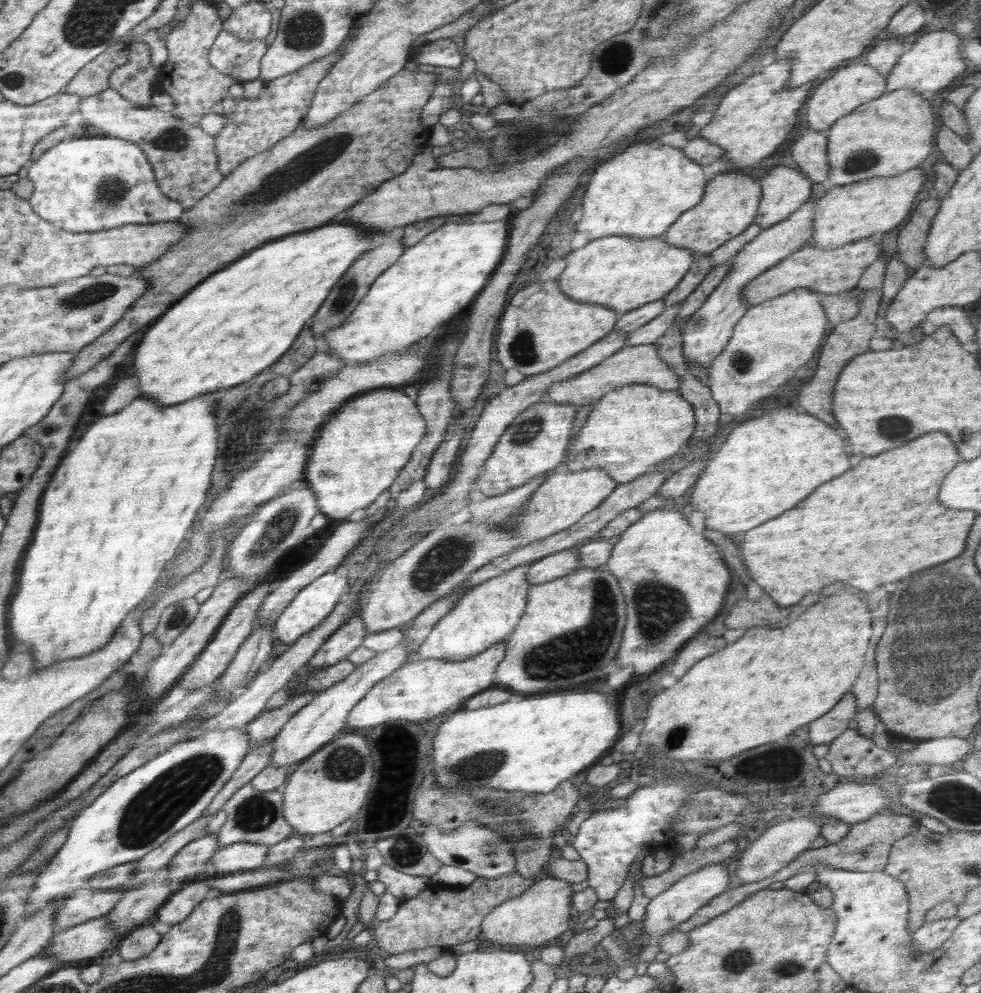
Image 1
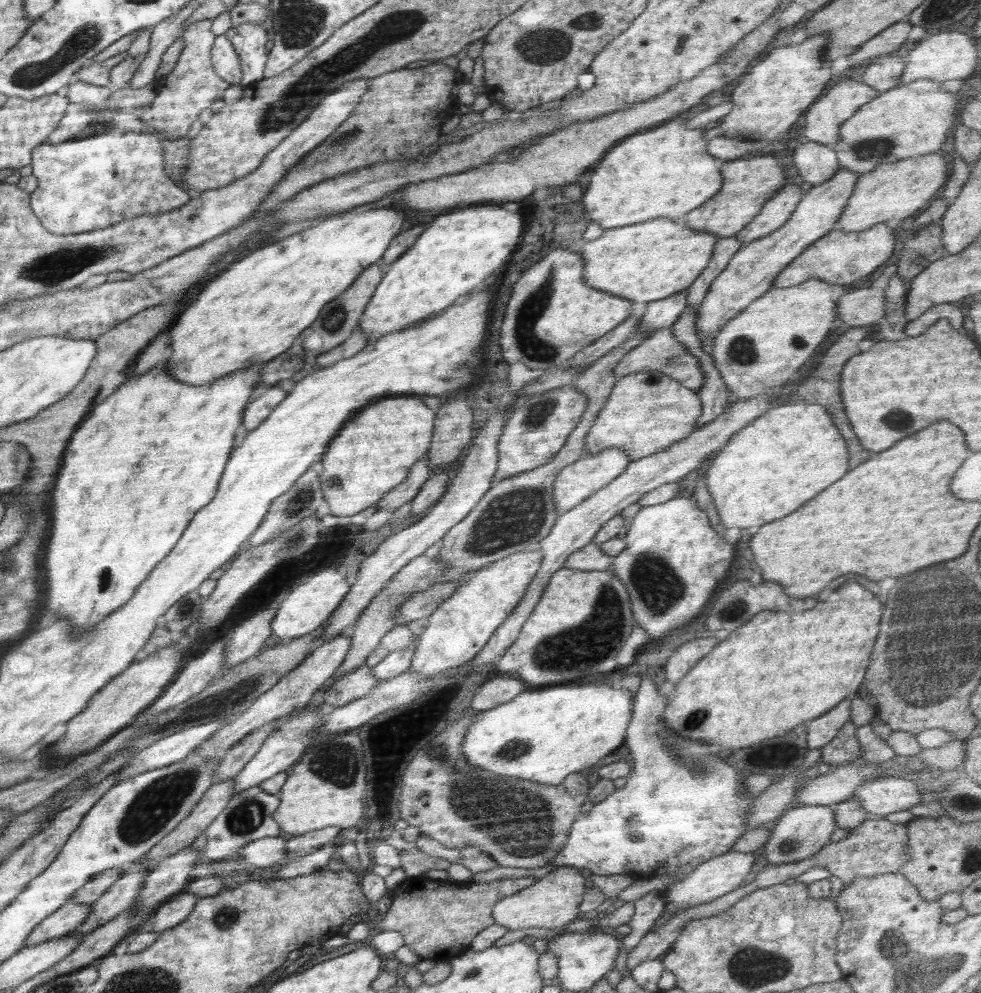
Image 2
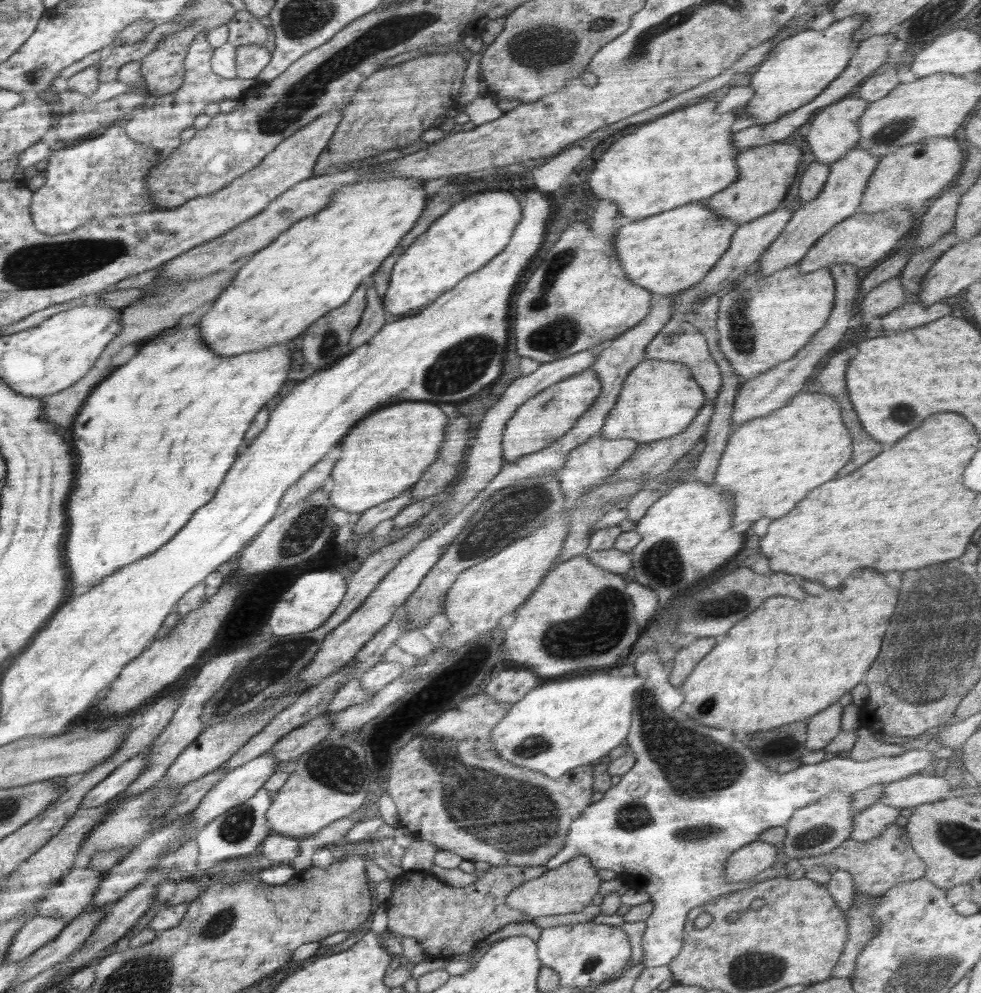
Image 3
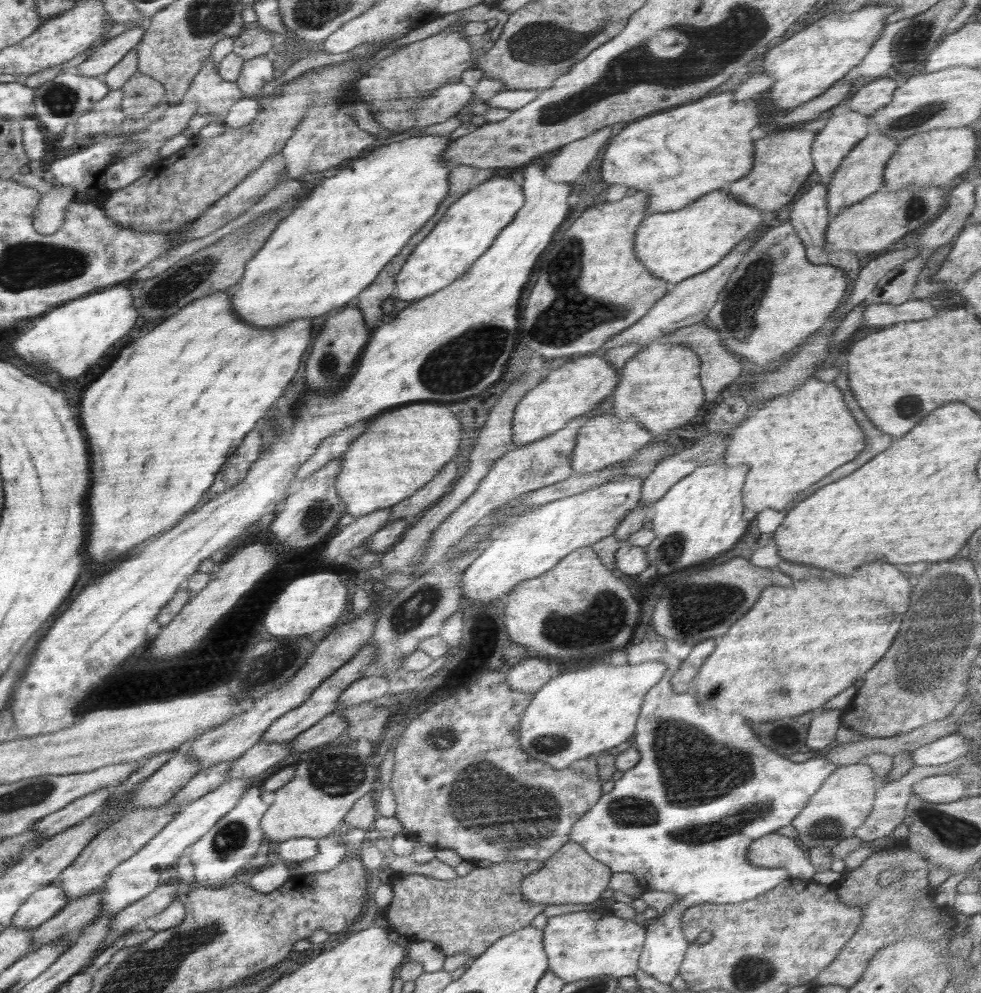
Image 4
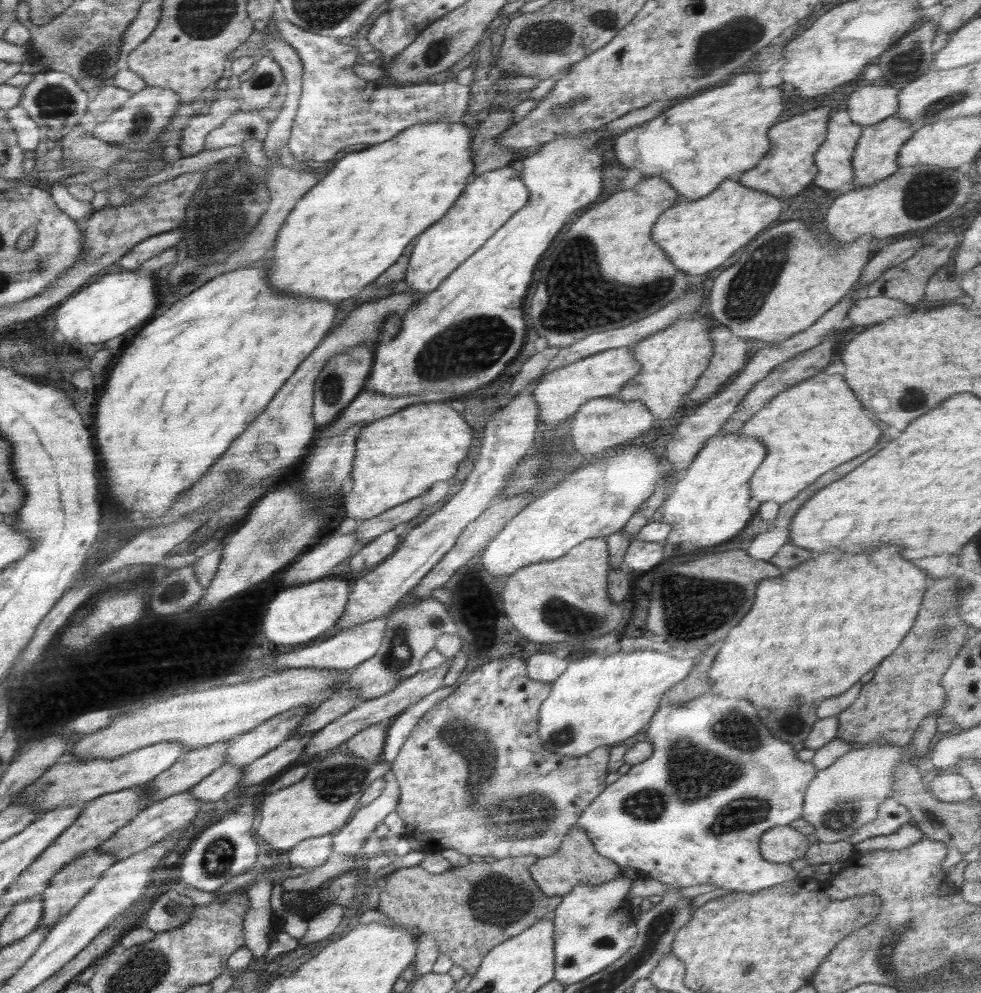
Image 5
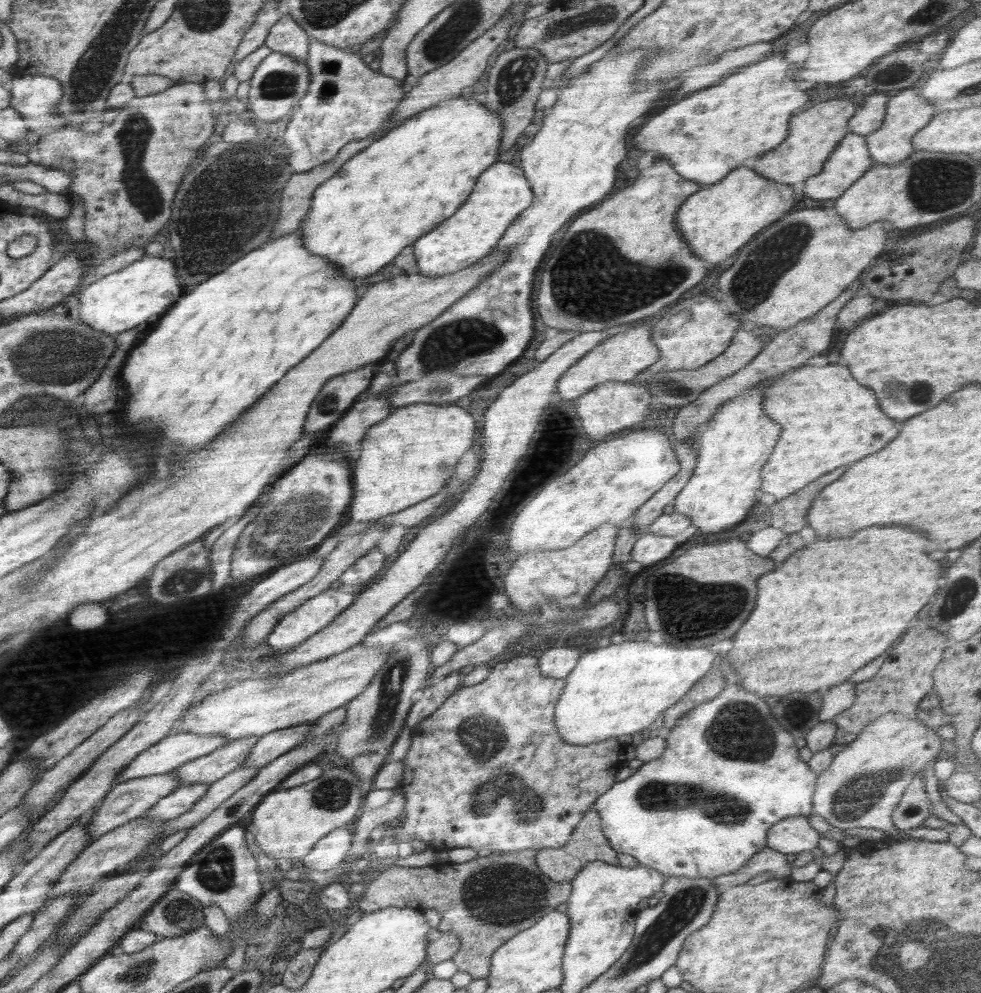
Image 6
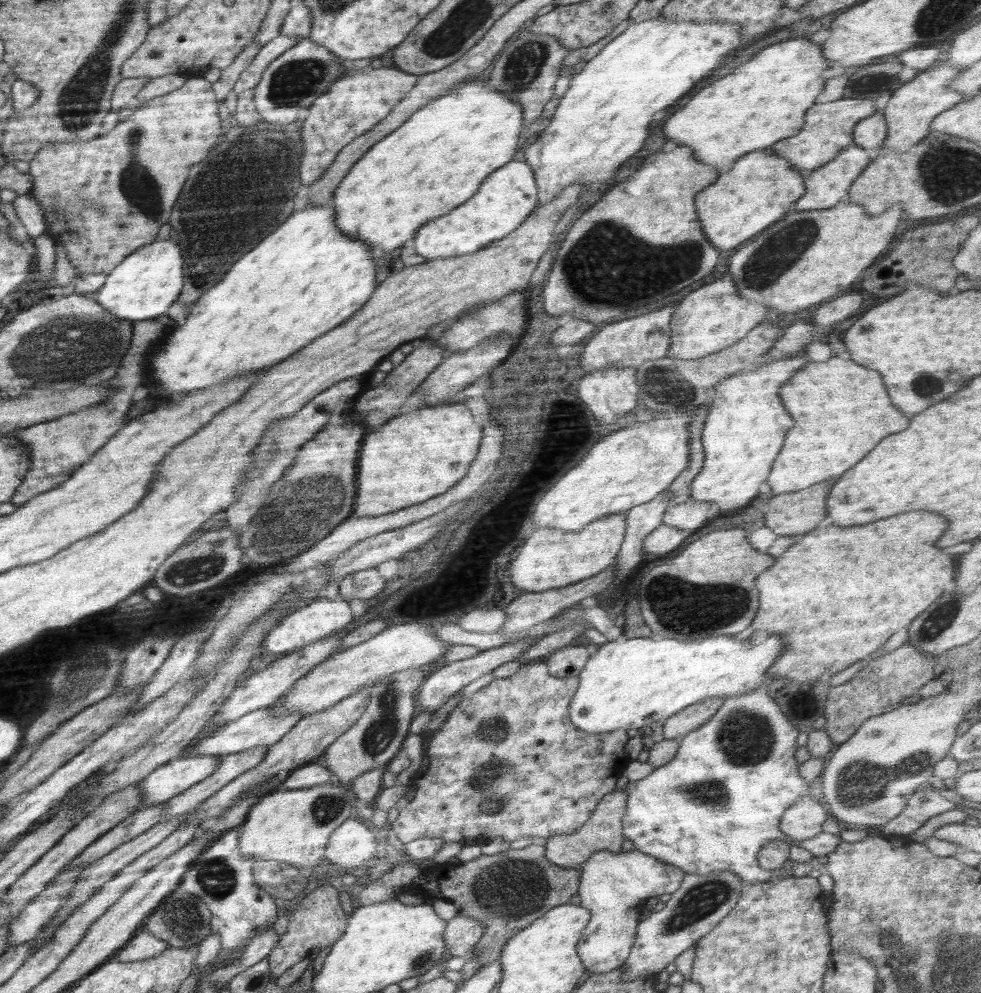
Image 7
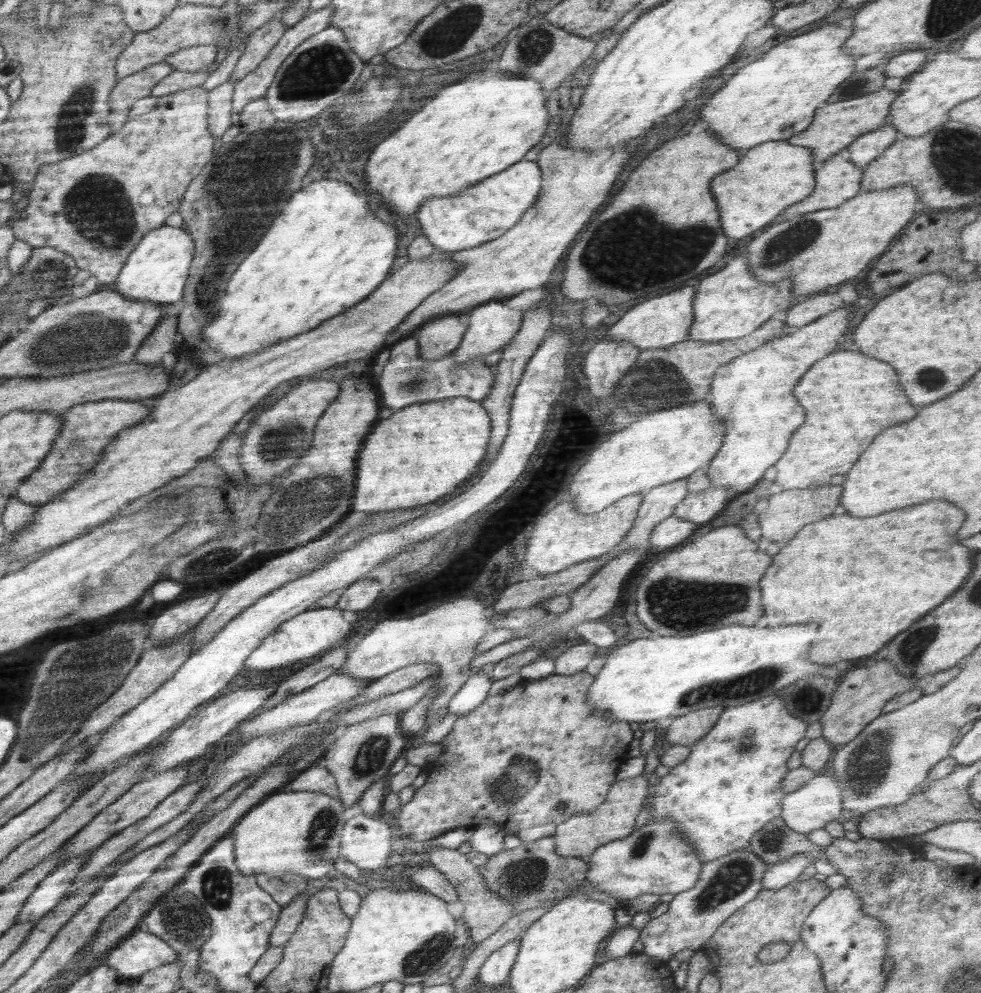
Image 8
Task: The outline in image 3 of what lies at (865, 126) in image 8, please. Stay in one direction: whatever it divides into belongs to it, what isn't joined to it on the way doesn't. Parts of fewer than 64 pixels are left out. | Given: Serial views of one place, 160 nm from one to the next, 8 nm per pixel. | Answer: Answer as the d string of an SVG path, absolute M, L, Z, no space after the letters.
M778 142L778 144L768 144L764 147L752 148L740 153L735 160L738 169L737 180L729 184L724 190L709 197L705 201L708 209L712 209L718 217L732 219L732 221L738 222L739 225L756 220L777 210L781 206L780 204L783 203L790 185L794 182L794 176L800 173L800 165L798 163L800 157L807 152L806 146L802 142L800 144L802 146L796 148L792 144Z

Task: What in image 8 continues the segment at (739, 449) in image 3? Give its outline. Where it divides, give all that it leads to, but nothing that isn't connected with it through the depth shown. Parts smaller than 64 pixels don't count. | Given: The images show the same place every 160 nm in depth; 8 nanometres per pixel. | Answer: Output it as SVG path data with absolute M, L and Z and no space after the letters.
M836 350L815 362L800 377L794 395L806 410L806 422L790 438L786 454L774 464L776 482L782 490L841 485L858 456L870 442L900 420L912 420L919 412L904 396L894 368L886 362L858 354L858 350Z

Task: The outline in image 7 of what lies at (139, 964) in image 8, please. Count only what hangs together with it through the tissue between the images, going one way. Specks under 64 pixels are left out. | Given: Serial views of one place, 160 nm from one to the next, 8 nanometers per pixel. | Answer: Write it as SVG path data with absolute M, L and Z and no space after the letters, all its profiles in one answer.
M146 930L134 934L131 939L117 951L118 961L125 963L136 963L146 959L154 958L162 954L170 945L167 941L157 937L154 933Z

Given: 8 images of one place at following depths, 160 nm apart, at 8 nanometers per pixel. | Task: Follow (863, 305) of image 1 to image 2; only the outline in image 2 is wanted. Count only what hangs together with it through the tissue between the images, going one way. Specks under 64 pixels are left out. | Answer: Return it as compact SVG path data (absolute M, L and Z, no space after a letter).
M870 323L864 326L848 329L844 334L841 334L834 341L834 344L826 350L826 354L824 354L822 361L819 363L816 370L811 373L812 378L806 378L797 391L799 400L803 400L808 404L822 404L824 408L828 408L828 414L832 416L832 422L836 424L836 428L846 441L850 456L848 463L848 468L850 468L850 470L856 468L856 466L862 464L865 460L868 460L868 458L872 456L872 451L866 450L860 444L860 441L849 422L849 418L846 418L846 414L844 414L845 406L843 405L841 397L841 372L849 358L861 354L860 350L858 350L858 342L862 342L862 340L868 338L876 328L876 324Z

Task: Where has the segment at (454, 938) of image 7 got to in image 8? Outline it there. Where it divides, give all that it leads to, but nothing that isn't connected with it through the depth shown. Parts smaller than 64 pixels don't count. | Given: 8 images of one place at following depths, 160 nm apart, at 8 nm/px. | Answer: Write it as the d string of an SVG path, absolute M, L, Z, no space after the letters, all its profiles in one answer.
M432 846L429 853L431 858L429 864L442 872L452 886L455 886L459 900L464 904L464 912L460 920L464 922L466 928L469 928L469 938L474 944L478 945L491 934L495 934L509 918L514 916L513 904L487 889L477 866L473 865L464 853L460 853L456 848L444 848L443 846Z

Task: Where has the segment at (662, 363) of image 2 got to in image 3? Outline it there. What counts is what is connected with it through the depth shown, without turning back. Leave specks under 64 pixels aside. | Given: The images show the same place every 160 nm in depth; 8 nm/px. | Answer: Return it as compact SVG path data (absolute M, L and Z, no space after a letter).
M680 318L670 319L651 340L651 343L646 347L646 352L644 352L645 359L655 358L656 360L687 364L693 379L700 385L707 401L717 397L722 384L719 368L711 356L704 335L690 323L684 322Z

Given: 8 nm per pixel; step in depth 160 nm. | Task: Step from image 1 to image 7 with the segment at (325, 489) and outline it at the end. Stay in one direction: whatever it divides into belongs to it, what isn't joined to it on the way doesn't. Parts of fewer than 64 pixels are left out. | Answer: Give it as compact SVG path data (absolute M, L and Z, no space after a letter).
M446 403L446 404L433 404L429 407L422 407L418 410L411 411L406 414L401 414L392 417L386 424L382 424L379 429L374 432L368 433L363 437L363 443L359 452L359 458L357 459L357 493L355 496L355 506L353 509L353 516L366 517L366 516L380 516L389 512L396 512L397 510L408 508L409 506L423 503L425 500L430 500L435 496L445 493L452 488L459 480L464 478L467 473L468 467L472 460L476 458L483 437L483 431L476 423L474 423L474 417L470 410L464 403Z

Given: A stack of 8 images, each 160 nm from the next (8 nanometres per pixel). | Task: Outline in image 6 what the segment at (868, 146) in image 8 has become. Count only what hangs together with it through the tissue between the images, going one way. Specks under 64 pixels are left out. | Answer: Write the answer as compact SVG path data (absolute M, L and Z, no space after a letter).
M872 94L864 98L862 108L847 122L850 133L858 136L870 136L878 130L886 117L886 106L890 96L886 94Z

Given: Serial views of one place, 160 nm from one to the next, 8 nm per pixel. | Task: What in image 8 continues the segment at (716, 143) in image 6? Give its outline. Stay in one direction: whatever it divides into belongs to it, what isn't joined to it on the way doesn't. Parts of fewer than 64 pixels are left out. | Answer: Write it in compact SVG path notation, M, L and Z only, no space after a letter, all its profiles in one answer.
M828 24L801 35L787 38L769 50L748 66L740 68L698 112L700 126L716 134L716 139L728 145L730 149L742 151L755 148L769 141L786 141L808 128L814 119L816 110L827 105L829 96L835 89L850 78L856 70L854 61L860 56L843 52L843 42L853 35L853 28Z

